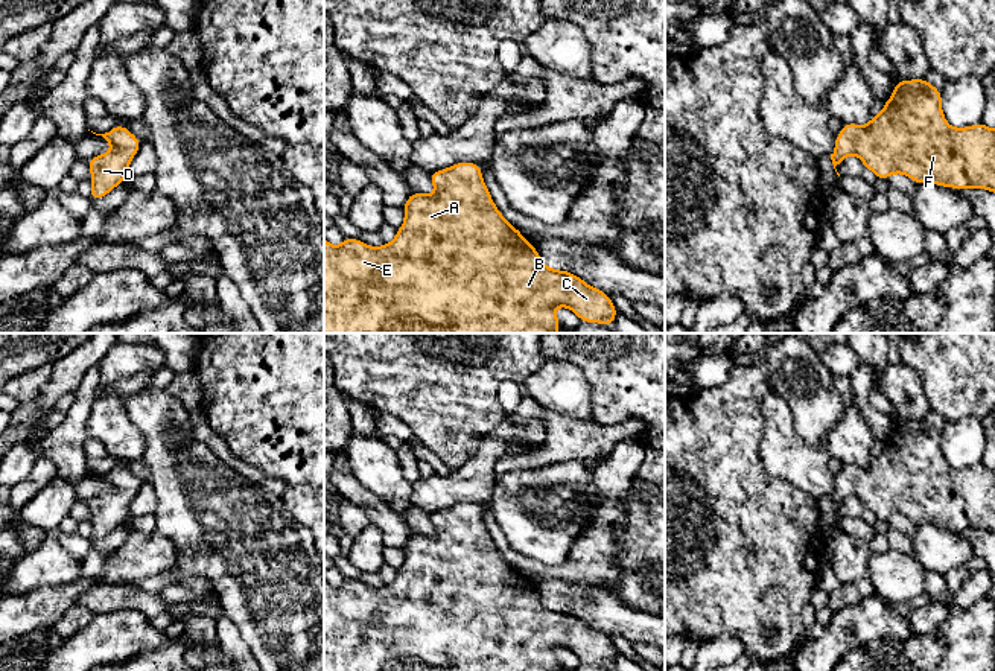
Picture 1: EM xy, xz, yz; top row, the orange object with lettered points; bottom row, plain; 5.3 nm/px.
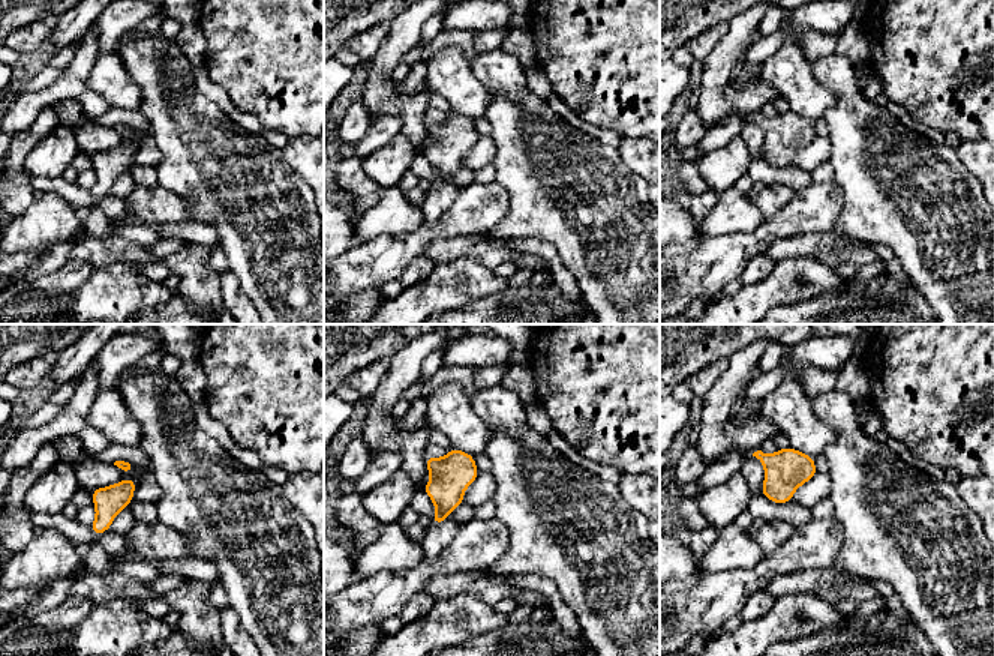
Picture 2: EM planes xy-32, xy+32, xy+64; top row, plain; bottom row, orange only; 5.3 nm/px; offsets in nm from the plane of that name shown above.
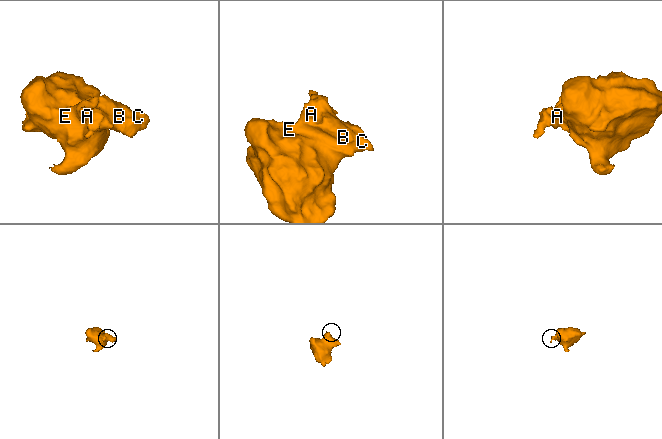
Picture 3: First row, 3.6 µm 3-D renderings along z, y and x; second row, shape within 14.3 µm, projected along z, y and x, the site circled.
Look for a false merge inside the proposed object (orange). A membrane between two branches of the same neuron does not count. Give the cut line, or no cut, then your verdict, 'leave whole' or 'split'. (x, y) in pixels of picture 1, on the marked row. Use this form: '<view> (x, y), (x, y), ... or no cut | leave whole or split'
no cut | leave whole

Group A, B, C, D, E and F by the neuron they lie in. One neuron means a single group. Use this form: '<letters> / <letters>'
A B C D E F

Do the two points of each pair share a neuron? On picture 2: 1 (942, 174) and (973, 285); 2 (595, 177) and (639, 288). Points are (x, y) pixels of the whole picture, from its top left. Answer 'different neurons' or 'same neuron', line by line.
1: same neuron
2: same neuron

